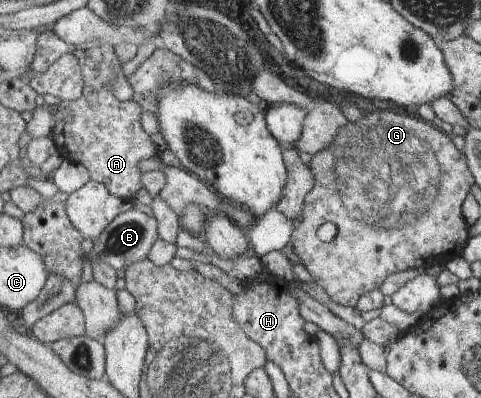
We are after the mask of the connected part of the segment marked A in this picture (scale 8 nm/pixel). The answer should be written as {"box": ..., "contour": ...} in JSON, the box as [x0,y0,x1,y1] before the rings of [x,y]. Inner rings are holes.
{"box":[50,43,159,202],"contour":[[[107,43],[89,44],[88,48],[80,48],[80,52],[92,56],[86,60],[83,65],[82,77],[82,96],[74,101],[62,100],[60,104],[50,107],[56,116],[55,128],[52,133],[54,145],[59,153],[70,161],[74,161],[83,165],[91,177],[91,181],[103,183],[109,192],[122,198],[126,202],[130,202],[142,188],[143,174],[140,170],[140,162],[142,160],[152,160],[159,156],[159,148],[152,142],[151,136],[144,132],[142,124],[140,124],[140,114],[143,109],[135,101],[120,102],[118,96],[114,94],[112,89],[112,81],[115,80],[117,73],[122,74],[123,63],[115,52],[115,47]]]}

